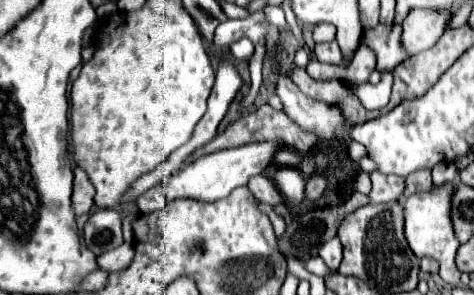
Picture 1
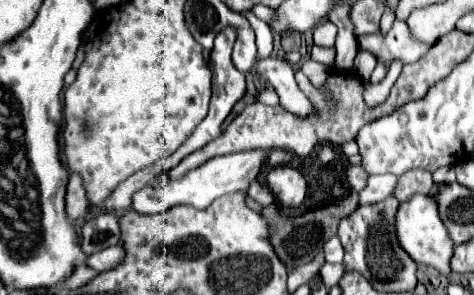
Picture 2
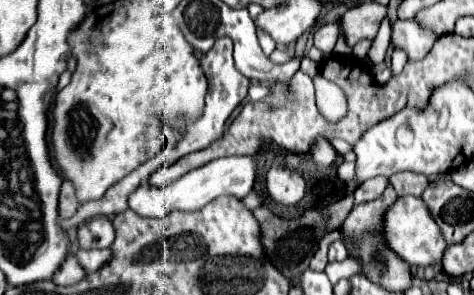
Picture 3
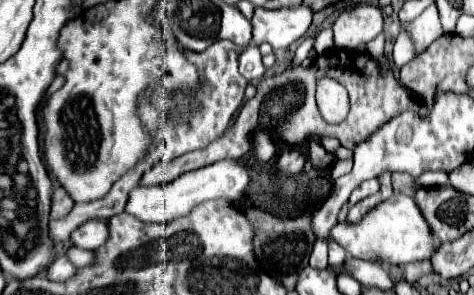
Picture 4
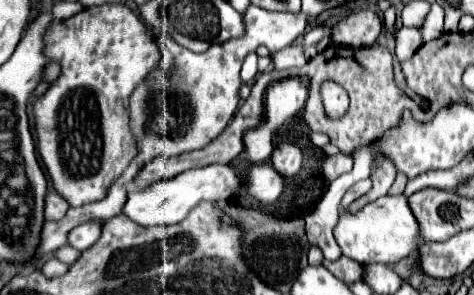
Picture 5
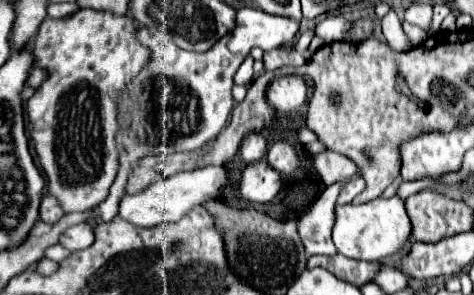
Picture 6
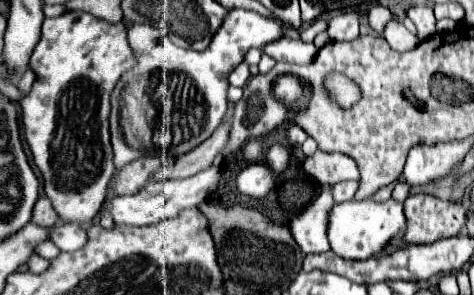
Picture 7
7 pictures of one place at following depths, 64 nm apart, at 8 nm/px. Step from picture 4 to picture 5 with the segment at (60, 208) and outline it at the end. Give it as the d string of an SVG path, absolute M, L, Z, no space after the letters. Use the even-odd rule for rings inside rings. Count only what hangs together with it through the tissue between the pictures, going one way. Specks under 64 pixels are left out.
M56 190L48 192L48 196L46 196L46 210L44 210L46 220L60 220L68 212L68 208L70 208L70 204Z

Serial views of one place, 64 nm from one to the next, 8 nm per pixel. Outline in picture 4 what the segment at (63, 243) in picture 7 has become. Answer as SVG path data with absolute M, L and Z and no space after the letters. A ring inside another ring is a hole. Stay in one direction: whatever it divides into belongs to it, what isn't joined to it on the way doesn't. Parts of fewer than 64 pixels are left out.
M88 220L72 232L72 242L84 250L96 250L108 242L108 234L106 220Z

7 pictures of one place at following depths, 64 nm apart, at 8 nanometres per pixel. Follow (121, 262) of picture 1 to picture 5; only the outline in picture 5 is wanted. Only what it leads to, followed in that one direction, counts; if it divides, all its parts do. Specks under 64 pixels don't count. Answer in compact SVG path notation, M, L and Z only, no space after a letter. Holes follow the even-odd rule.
M64 246L64 248L60 248L56 252L56 258L62 260L62 262L66 262L66 264L74 264L80 258L80 252L76 248L72 248L72 246Z

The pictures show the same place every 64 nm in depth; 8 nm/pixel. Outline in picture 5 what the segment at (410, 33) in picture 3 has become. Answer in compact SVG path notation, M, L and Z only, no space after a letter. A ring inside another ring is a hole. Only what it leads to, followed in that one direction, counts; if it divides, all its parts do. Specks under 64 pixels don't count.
M434 2L428 16L424 18L422 26L420 26L420 32L422 32L422 42L428 42L432 38L438 38L442 36L442 22L444 22L444 10Z

